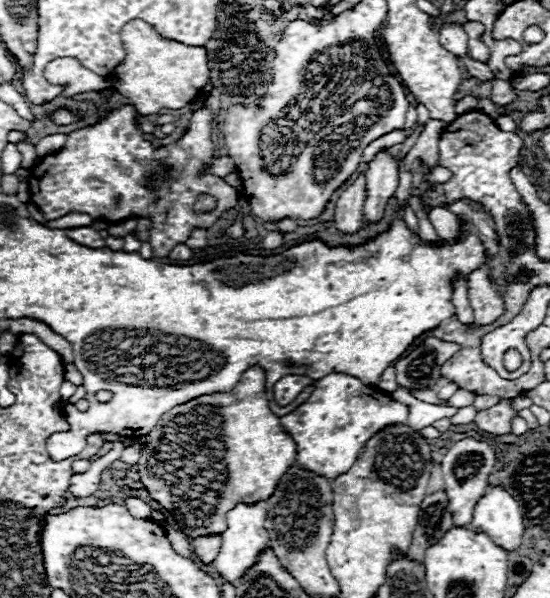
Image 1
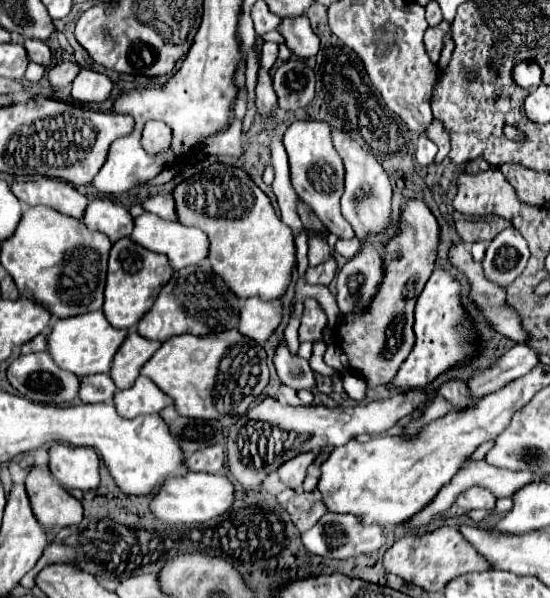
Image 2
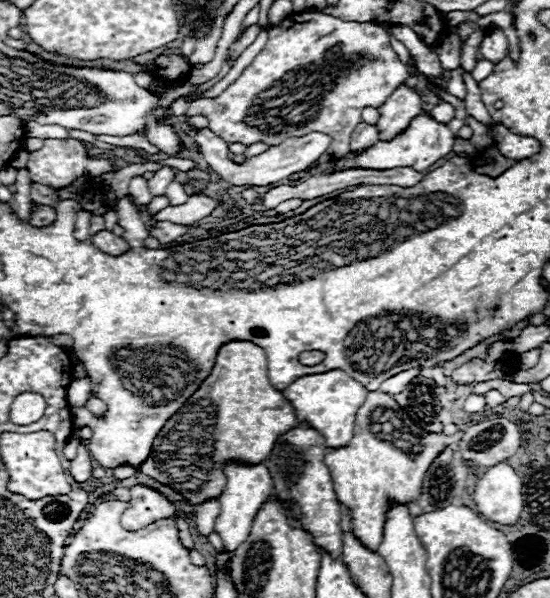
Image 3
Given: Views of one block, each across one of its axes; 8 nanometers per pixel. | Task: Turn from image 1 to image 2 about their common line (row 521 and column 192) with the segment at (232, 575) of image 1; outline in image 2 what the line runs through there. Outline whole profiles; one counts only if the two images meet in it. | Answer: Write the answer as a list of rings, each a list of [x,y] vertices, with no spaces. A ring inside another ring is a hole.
[[[144,212],[138,218],[134,218],[134,230],[130,234],[130,240],[138,242],[146,250],[166,254],[172,270],[180,270],[180,268],[198,264],[198,262],[206,260],[206,256],[208,256],[208,236],[202,230],[182,226],[174,220],[162,220],[156,214],[150,214],[150,212]]]

